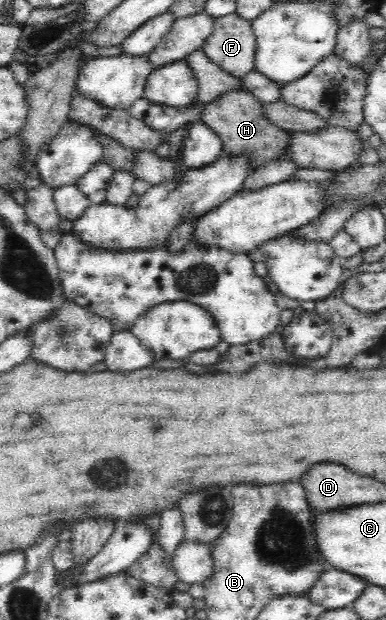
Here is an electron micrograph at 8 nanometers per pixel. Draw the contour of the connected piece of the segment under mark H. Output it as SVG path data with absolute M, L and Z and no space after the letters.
M230 91L220 95L203 108L202 120L219 137L222 142L222 154L228 156L246 156L250 162L250 170L260 168L262 165L276 159L289 160L287 156L290 148L292 132L282 130L272 124L264 114L263 102L252 93L246 91Z

